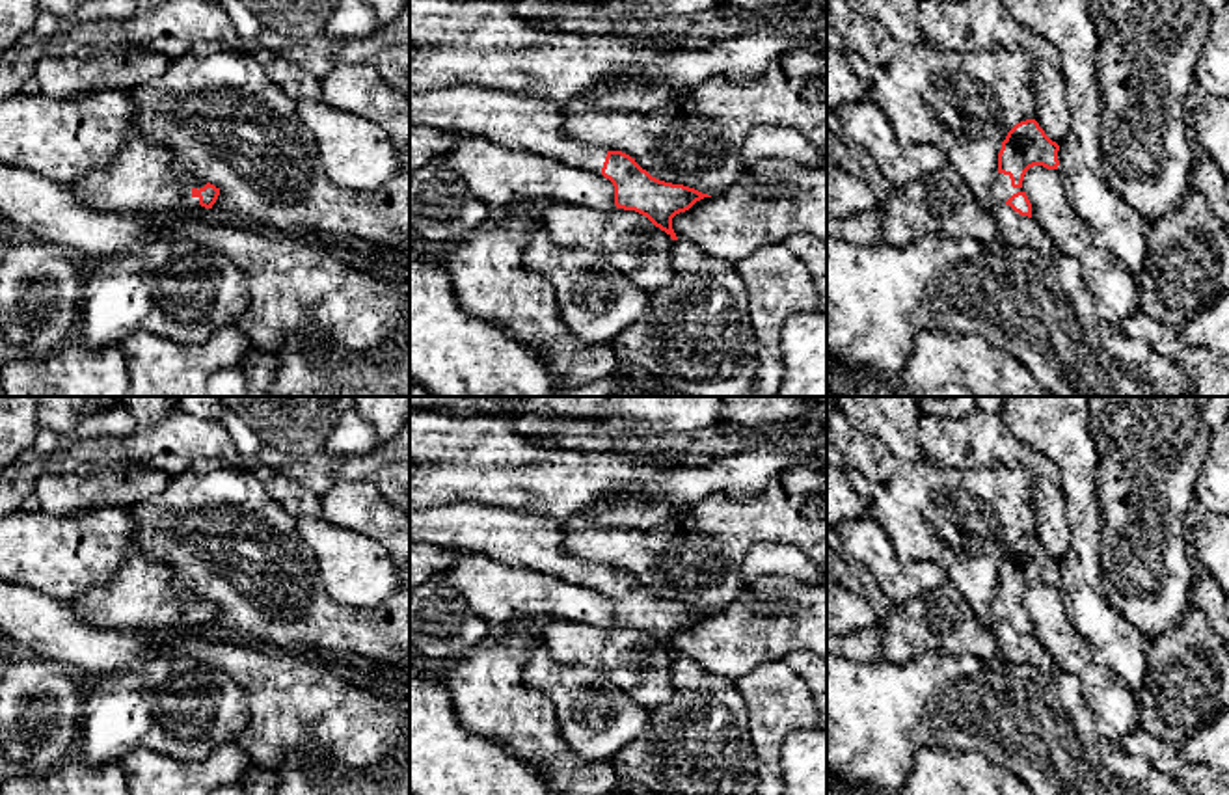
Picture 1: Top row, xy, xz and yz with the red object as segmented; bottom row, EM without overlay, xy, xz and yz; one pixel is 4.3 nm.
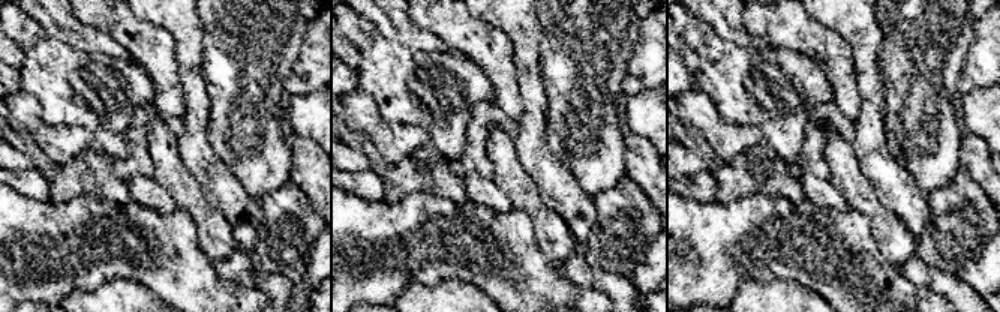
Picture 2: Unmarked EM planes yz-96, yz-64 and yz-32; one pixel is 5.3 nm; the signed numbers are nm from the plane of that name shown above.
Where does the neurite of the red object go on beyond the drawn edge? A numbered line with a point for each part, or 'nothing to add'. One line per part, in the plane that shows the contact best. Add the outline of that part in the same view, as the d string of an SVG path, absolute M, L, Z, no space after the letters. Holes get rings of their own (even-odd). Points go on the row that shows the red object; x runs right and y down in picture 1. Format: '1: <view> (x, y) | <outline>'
1: yz (1002, 190) | M996 171L993 192L985 199L983 209L993 210L996 205L1006 203L1017 192L1024 192L1024 188L1013 188L1009 175Z

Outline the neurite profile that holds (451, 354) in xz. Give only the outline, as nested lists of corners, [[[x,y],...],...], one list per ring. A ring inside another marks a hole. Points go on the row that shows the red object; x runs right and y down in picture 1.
[[[410,248],[410,382],[434,397],[557,397],[534,352],[499,326],[467,317],[456,302],[447,268],[421,248]]]

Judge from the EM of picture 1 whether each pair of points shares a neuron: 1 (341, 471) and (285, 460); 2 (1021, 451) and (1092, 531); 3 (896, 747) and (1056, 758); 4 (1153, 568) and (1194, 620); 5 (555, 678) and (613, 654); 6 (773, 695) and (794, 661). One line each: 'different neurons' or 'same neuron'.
1: same neuron
2: different neurons
3: same neuron
4: different neurons
5: different neurons
6: different neurons

